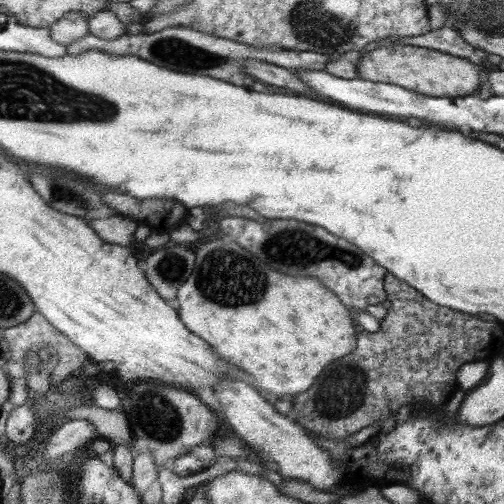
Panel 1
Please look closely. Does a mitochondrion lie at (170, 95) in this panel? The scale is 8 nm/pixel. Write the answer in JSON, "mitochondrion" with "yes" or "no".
{"mitochondrion":"no"}

